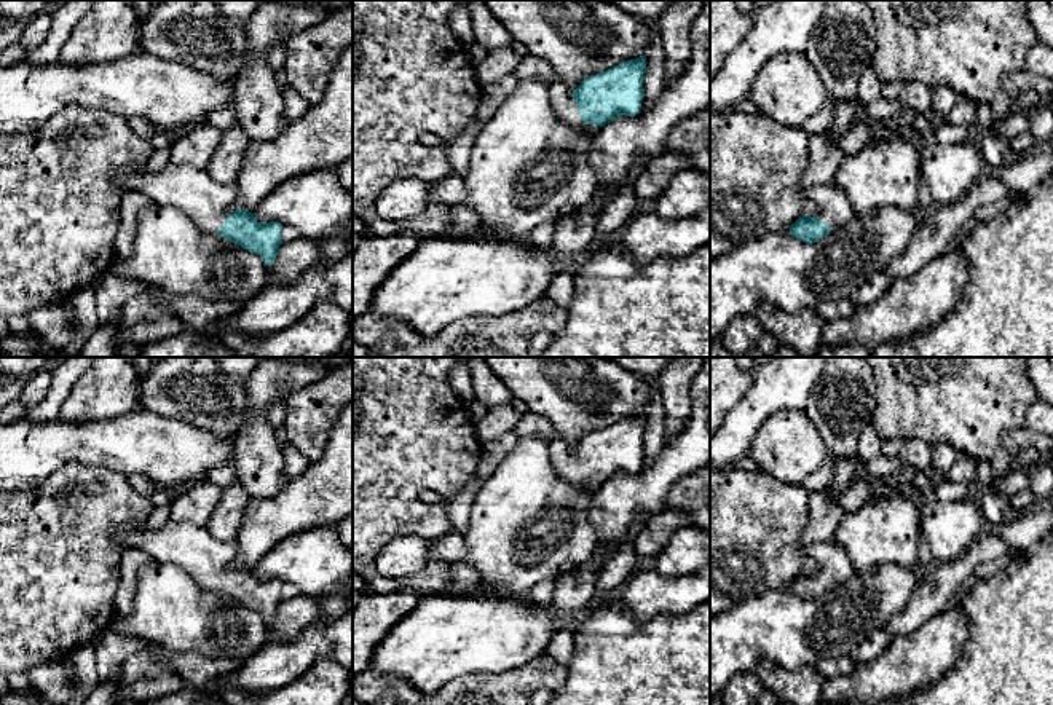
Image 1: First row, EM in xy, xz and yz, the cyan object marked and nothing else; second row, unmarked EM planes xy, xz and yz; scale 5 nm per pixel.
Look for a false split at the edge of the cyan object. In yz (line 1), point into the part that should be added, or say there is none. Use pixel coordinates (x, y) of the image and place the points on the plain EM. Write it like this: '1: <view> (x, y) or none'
1: yz (833, 565)

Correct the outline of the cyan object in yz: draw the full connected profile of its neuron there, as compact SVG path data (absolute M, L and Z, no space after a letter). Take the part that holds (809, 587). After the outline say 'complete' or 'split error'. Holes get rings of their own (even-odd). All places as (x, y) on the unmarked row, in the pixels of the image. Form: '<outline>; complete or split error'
M833 539L807 544L806 555L815 561L817 573L799 574L790 585L790 592L806 601L817 600L854 574L849 555Z; split error

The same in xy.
M145 523L126 526L113 533L115 541L126 550L137 549L160 563L171 563L187 571L199 587L258 611L266 624L276 617L282 601L282 582L262 581L252 569L238 566L236 542L219 541L206 526L193 523L168 523L152 530Z; split error

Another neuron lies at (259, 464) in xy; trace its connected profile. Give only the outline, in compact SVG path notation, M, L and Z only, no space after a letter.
M263 357L247 376L249 410L235 440L233 469L250 498L276 496L289 482L274 427L266 419L268 405L286 400L297 389L319 381L327 372L324 364L286 364Z

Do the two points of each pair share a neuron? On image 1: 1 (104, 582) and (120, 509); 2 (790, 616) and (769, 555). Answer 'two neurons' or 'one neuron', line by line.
1: one neuron
2: two neurons

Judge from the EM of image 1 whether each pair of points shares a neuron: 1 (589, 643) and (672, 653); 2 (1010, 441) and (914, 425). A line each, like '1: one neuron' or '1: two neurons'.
1: one neuron
2: two neurons

